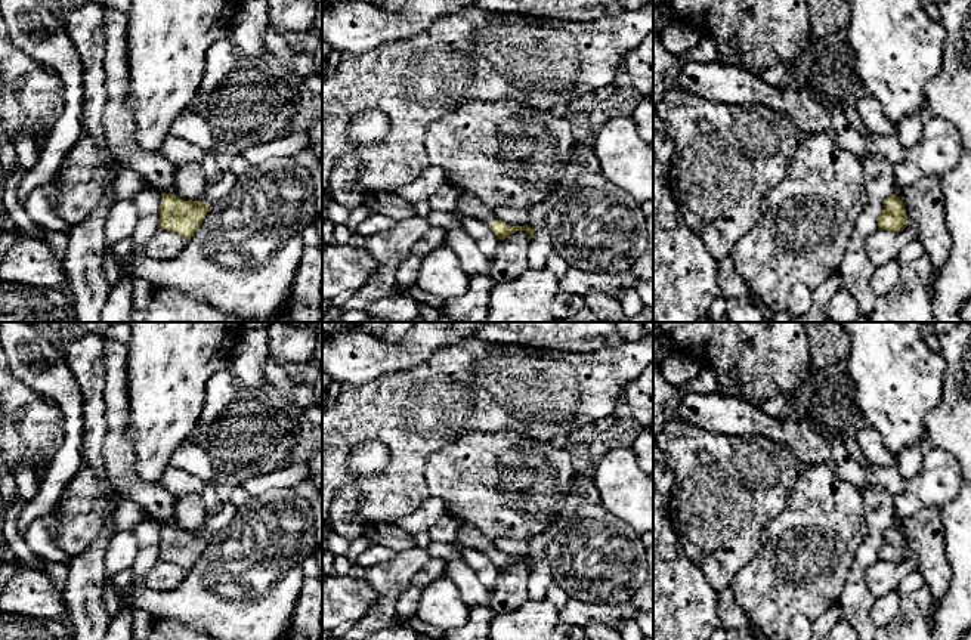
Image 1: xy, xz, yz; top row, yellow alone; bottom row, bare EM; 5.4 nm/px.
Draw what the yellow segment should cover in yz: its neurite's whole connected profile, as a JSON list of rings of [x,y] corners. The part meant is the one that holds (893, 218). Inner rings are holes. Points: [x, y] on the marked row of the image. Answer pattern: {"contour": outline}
{"contour": [[[893,194],[885,200],[884,210],[878,219],[878,229],[888,232],[900,232],[907,225],[906,208],[903,202]]]}

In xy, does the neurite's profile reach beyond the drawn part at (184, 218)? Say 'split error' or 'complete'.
complete

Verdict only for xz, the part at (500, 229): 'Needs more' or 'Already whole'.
Needs more

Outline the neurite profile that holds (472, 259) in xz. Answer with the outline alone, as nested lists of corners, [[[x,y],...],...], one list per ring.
[[[457,225],[446,231],[446,241],[458,256],[469,276],[488,272],[491,259],[485,257],[474,239],[464,231],[463,225]]]

